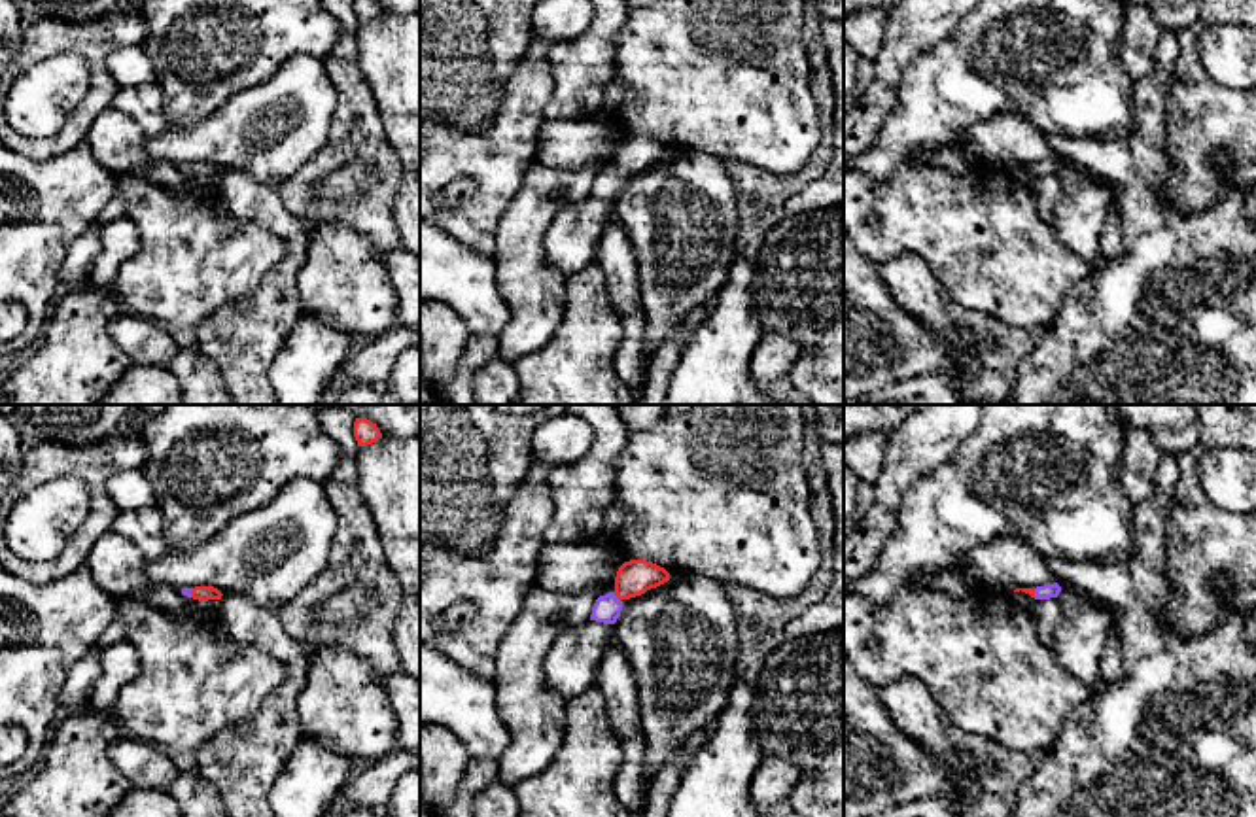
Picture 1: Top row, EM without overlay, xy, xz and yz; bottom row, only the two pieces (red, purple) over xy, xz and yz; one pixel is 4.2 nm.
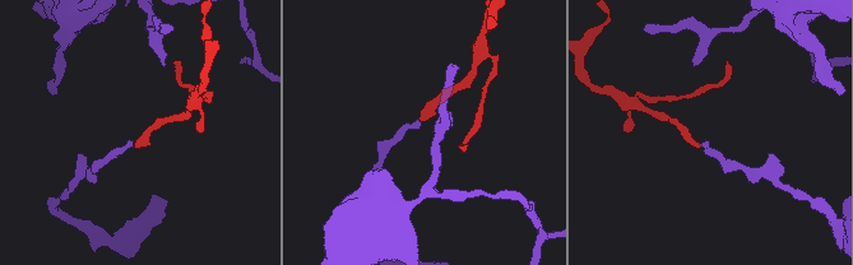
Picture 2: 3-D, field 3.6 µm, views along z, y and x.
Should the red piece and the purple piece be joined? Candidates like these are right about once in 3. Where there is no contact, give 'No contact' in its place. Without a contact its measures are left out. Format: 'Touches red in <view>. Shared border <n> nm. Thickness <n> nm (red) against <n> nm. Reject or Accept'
Touches red in xz. Shared border 40 nm. Thickness 150 nm (red) against 120 nm. Accept

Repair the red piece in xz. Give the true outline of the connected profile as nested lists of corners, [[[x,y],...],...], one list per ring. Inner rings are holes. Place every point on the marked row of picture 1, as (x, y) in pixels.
[[[647,560],[624,562],[615,577],[615,592],[600,596],[592,607],[590,620],[615,624],[622,611],[622,600],[645,594],[670,581],[670,573]]]

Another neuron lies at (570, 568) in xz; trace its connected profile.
[[[611,539],[596,543],[543,545],[537,556],[537,582],[549,592],[581,594],[596,588],[602,596],[615,594],[615,577],[624,554]]]

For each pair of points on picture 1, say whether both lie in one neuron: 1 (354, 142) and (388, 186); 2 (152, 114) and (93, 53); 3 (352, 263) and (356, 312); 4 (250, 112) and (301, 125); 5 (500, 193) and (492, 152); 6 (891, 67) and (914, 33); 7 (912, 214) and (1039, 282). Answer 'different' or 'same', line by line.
1: same
2: different
3: same
4: same
5: same
6: same
7: same

